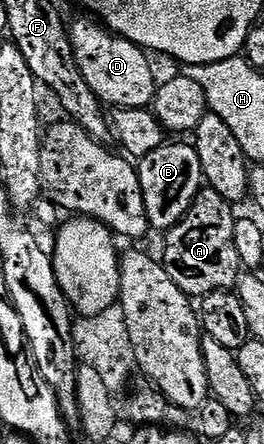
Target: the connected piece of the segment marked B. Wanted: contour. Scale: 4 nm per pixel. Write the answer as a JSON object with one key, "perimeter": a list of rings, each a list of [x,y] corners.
{"perimeter":[[[167,142],[137,163],[141,191],[144,192],[145,214],[153,231],[168,232],[180,222],[203,189],[205,178],[199,153],[191,143]]]}

